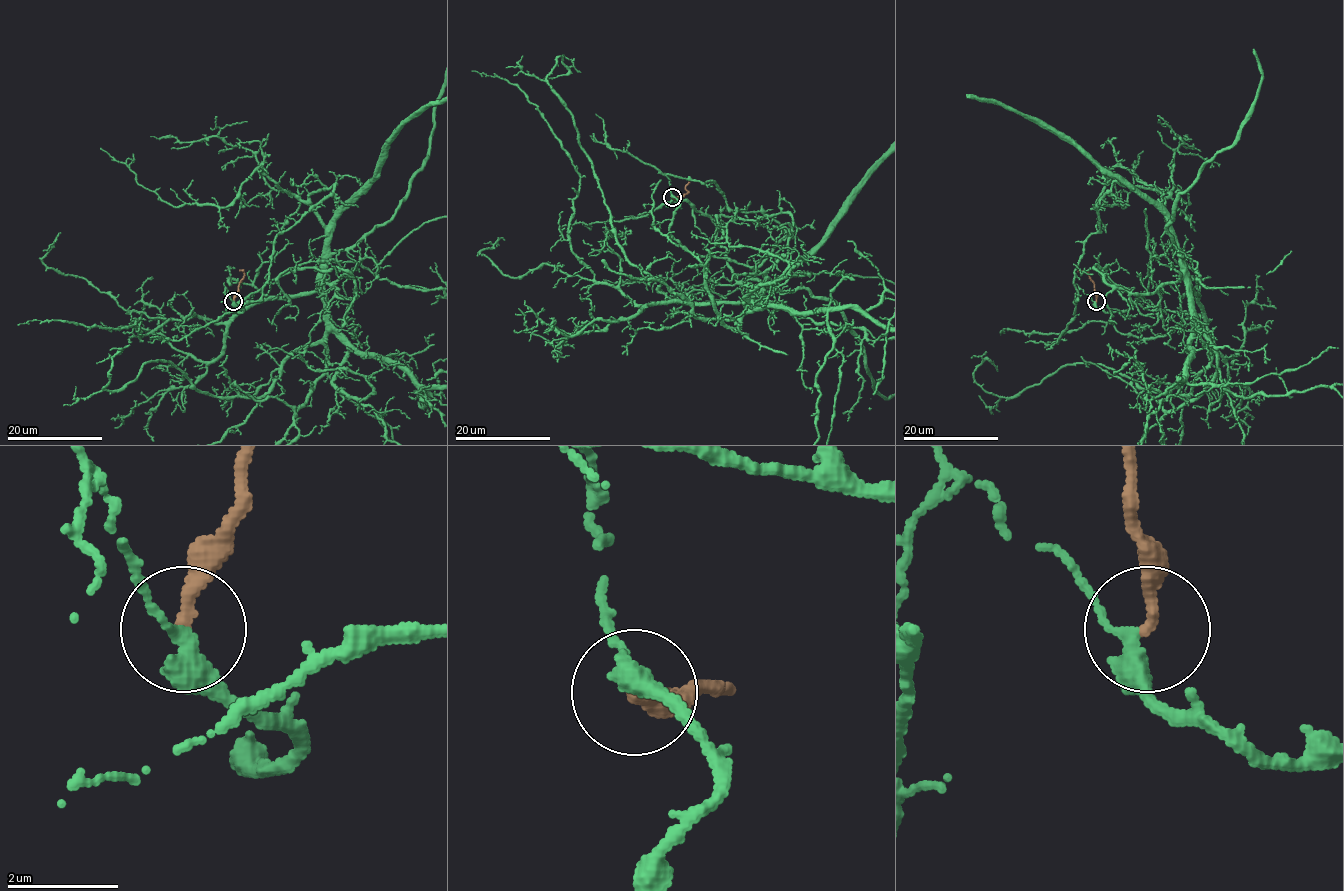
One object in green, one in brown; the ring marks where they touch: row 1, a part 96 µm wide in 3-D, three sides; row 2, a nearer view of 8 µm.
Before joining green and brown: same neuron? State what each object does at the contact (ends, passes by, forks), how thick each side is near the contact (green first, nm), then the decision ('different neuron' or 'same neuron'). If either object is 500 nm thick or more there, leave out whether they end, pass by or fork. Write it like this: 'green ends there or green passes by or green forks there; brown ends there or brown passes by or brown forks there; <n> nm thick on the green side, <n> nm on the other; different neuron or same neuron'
green passes by; brown ends there; 280 nm thick on the green side, 220 nm on the other; same neuron

